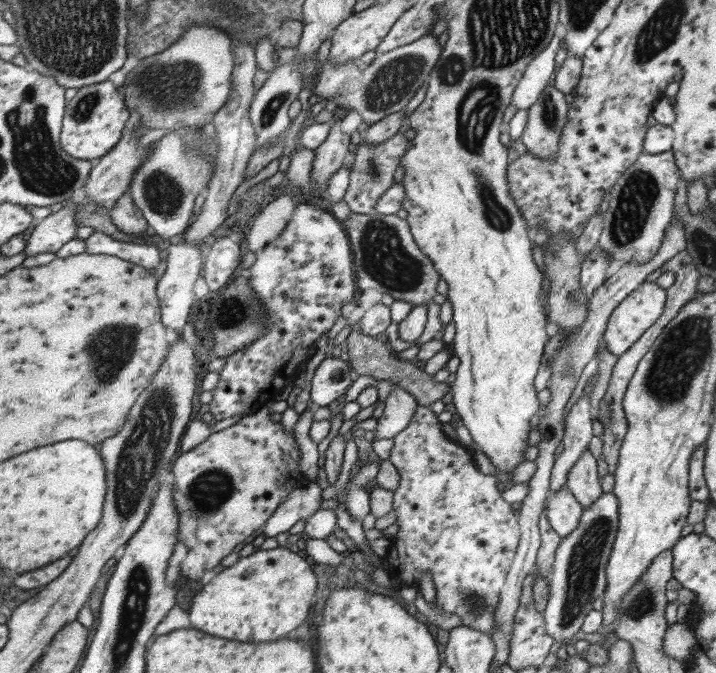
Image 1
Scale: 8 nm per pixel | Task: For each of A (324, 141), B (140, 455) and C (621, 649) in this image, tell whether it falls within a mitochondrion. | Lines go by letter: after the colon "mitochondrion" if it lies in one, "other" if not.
A: other
B: mitochondrion
C: other

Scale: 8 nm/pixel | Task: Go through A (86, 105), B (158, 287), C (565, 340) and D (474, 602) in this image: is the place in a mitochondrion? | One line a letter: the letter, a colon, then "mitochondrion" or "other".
A: mitochondrion
B: other
C: mitochondrion
D: mitochondrion

